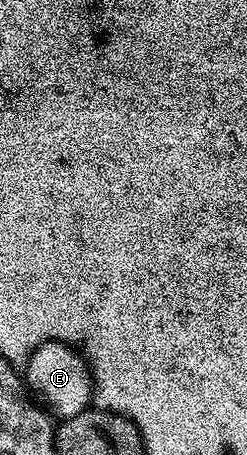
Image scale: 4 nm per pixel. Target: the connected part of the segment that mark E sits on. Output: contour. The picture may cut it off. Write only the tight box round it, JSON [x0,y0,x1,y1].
[23,343,93,420]

